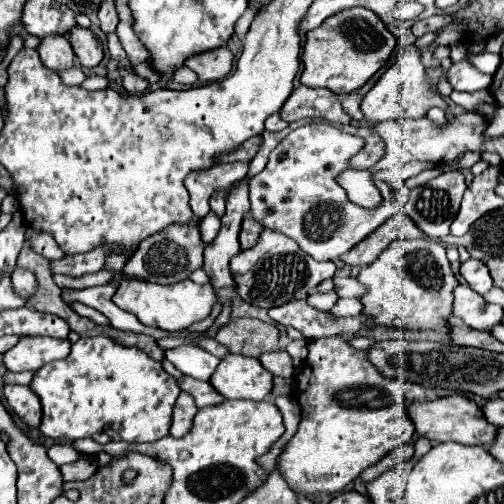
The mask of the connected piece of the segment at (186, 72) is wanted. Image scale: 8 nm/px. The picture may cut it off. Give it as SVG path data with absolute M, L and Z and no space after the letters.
M180 65L180 67L176 67L174 69L174 73L172 73L172 79L176 81L176 83L184 83L184 85L192 85L192 83L196 83L196 73L190 69L190 67L186 67L186 65Z

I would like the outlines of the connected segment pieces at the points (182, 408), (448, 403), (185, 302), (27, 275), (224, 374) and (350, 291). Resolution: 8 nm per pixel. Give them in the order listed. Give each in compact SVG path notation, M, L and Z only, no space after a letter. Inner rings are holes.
M186 391L180 393L180 397L176 399L176 407L174 407L174 421L170 427L170 435L172 437L184 437L190 429L192 429L192 421L194 415L198 413L198 407L194 403L194 397Z
M452 395L452 397L434 399L434 401L412 403L410 415L412 415L412 421L416 425L416 433L420 437L426 437L426 439L436 441L436 443L456 441L462 445L490 447L492 441L496 439L496 433L498 433L498 429L486 421L486 417L482 415L482 409L466 395Z
M190 279L174 285L156 285L148 281L122 281L112 301L120 309L136 315L140 323L148 327L158 327L164 331L180 331L196 321L206 319L212 311L212 305L216 303L216 295L208 283L198 285L198 283L192 283Z
M14 267L12 275L10 275L10 281L12 281L12 289L26 301L30 299L36 289L38 289L38 281L36 281L36 275L28 269L22 269L22 267Z
M228 355L220 361L210 383L226 399L262 401L272 391L272 375L254 357Z
M334 277L334 291L338 297L360 297L364 295L364 289L360 283L356 283L354 277Z

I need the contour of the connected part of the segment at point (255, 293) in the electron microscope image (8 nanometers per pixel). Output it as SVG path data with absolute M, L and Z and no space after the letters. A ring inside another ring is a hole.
M264 229L256 247L238 253L230 261L232 277L236 281L236 293L250 305L272 309L294 299L306 299L320 281L334 277L334 263L332 261L314 261L306 255L292 239L280 235L276 231Z

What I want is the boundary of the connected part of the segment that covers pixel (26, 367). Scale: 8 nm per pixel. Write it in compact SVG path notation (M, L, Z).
M26 335L10 351L4 353L4 365L8 367L8 371L38 371L50 361L64 359L68 353L68 339Z

